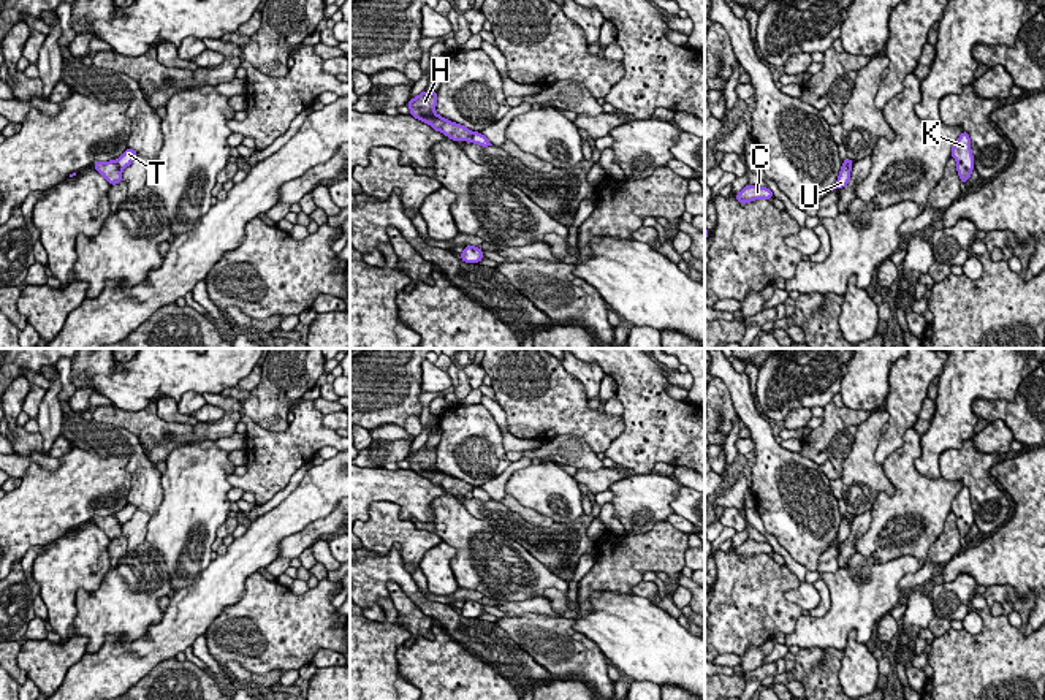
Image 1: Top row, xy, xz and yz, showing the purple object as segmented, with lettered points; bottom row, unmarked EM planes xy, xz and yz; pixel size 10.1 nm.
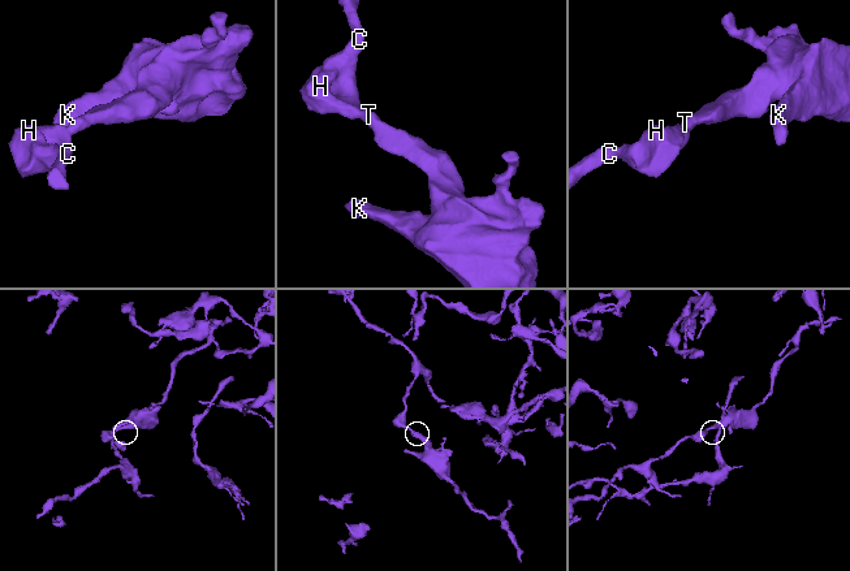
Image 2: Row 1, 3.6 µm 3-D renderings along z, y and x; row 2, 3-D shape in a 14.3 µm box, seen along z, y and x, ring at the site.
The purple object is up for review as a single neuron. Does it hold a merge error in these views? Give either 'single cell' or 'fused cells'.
fused cells

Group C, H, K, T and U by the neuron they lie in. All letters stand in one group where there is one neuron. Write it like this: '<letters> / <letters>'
C H U / K T

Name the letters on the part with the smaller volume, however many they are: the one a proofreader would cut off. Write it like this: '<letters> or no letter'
K, T

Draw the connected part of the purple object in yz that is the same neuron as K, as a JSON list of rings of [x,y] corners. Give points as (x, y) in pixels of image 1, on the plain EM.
[[[963,486],[952,502],[952,512],[956,515],[956,526],[963,538],[971,532],[974,524],[974,510],[971,505],[971,493]]]

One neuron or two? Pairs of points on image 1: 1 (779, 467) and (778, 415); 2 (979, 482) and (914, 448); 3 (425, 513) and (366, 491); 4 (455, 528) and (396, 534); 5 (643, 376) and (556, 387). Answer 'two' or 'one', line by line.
1: two
2: two
3: one
4: two
5: two

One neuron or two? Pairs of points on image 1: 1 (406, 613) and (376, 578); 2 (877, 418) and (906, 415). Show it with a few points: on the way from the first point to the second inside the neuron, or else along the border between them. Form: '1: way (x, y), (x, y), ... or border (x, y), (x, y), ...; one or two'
1: border (387, 583), (393, 582), (398, 585), (423, 612); two
2: border (885, 409), (889, 422); two

